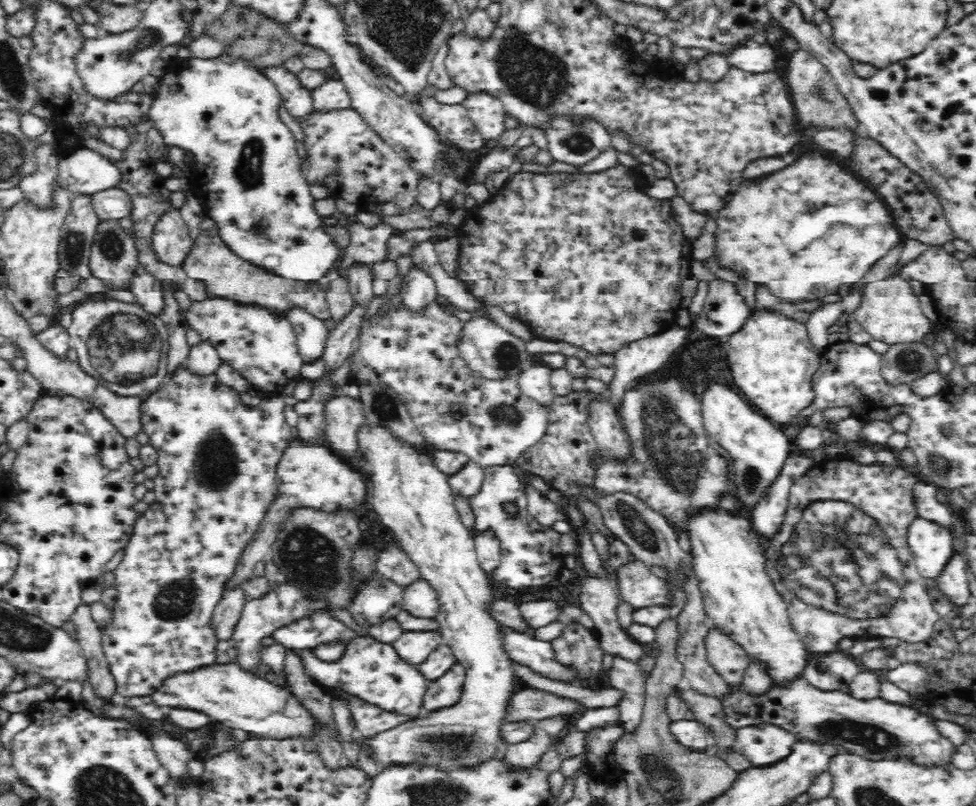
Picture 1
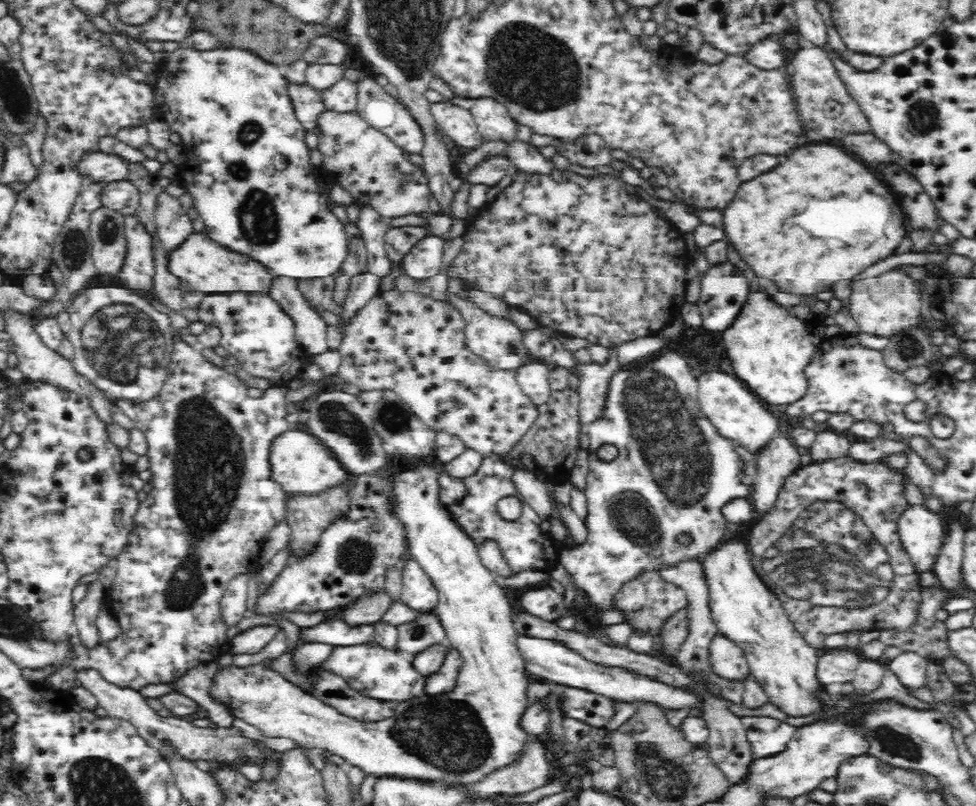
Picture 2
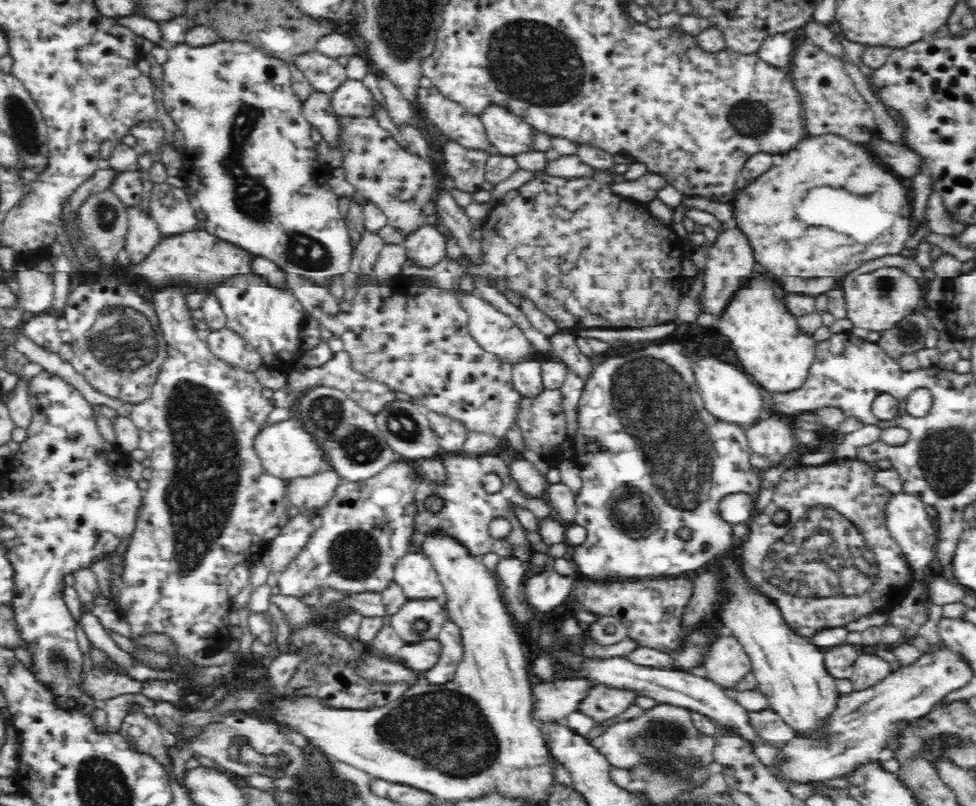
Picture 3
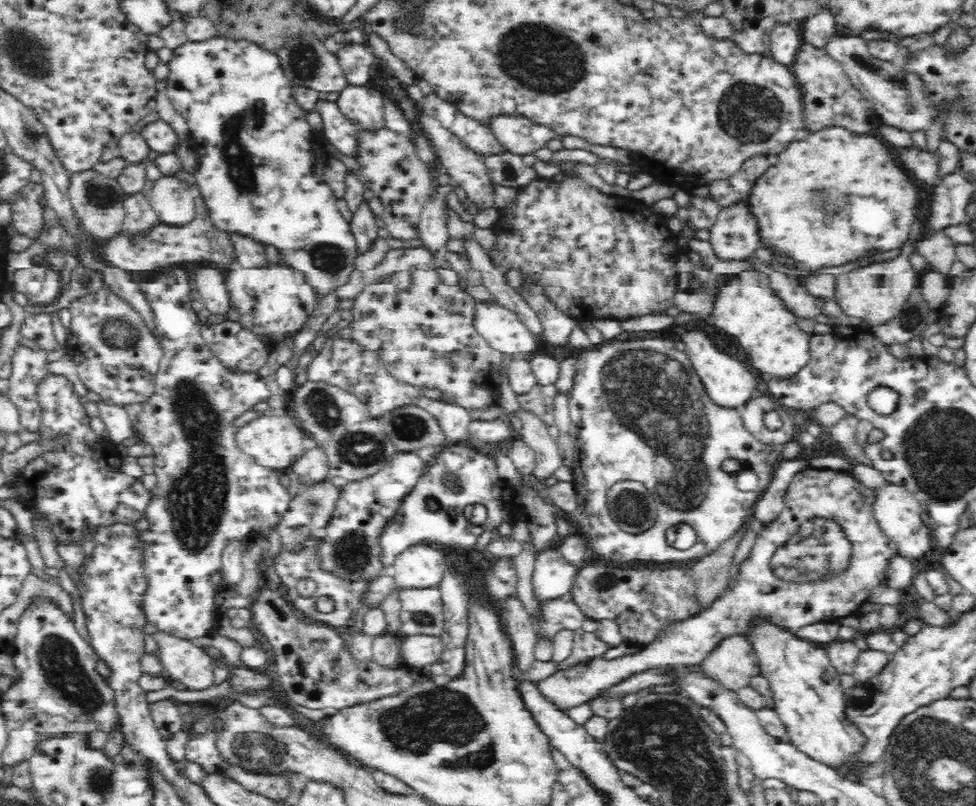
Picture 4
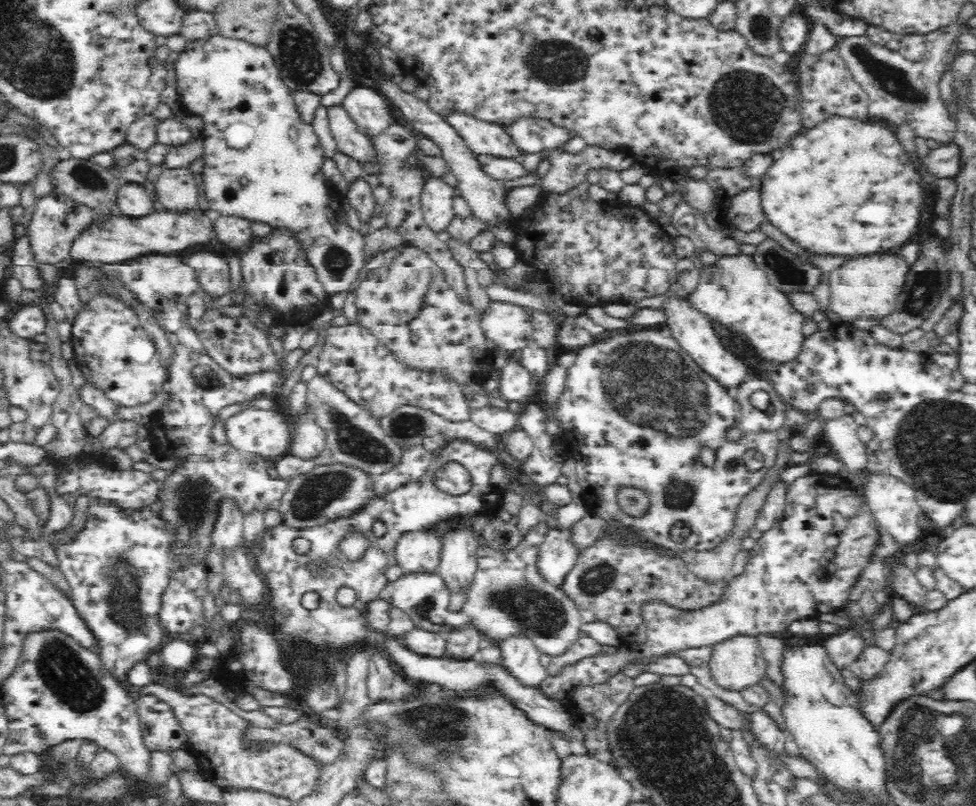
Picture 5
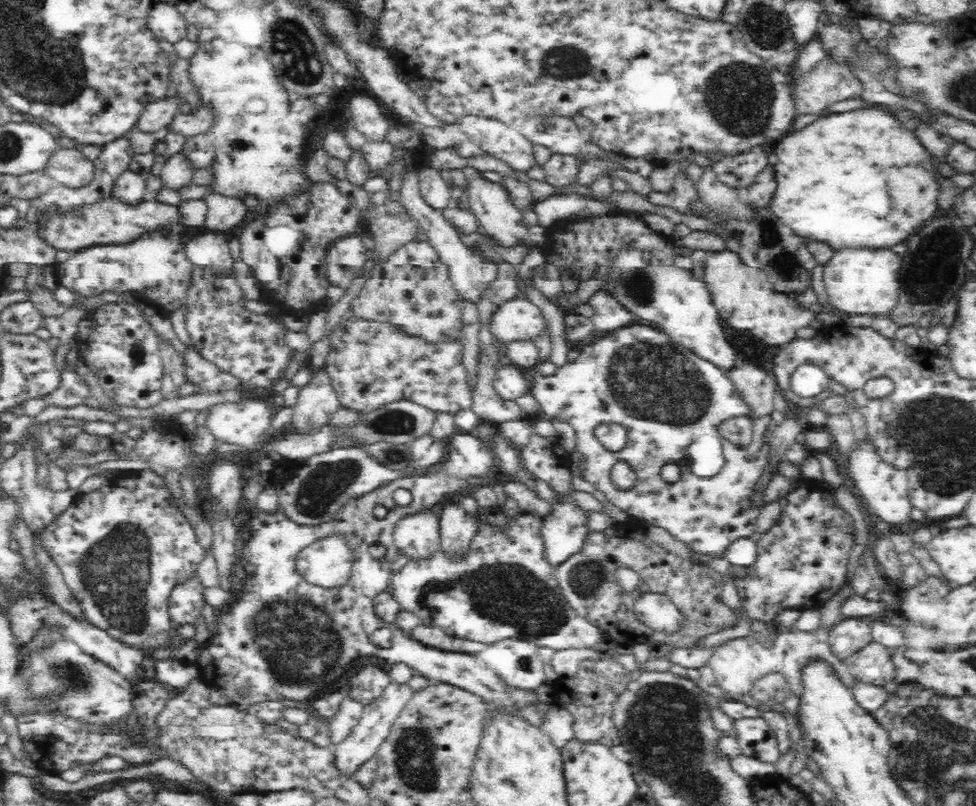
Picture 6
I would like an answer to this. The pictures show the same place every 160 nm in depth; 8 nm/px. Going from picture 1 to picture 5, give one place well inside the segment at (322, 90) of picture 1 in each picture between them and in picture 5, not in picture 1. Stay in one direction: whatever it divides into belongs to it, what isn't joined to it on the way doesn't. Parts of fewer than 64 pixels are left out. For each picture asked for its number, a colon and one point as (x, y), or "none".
2: (343, 97)
3: (353, 99)
4: (365, 107)
5: (369, 110)

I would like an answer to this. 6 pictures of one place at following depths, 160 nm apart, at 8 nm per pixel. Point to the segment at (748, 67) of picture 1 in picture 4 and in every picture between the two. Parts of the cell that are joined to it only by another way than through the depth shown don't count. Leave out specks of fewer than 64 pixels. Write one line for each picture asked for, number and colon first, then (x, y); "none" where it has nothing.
2: (769, 53)
3: (779, 49)
4: (785, 40)

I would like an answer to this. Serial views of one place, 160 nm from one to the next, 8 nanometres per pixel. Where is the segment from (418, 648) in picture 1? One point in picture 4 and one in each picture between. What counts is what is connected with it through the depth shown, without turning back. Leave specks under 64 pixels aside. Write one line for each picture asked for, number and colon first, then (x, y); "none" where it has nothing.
2: (426, 629)
3: (418, 619)
4: (422, 608)

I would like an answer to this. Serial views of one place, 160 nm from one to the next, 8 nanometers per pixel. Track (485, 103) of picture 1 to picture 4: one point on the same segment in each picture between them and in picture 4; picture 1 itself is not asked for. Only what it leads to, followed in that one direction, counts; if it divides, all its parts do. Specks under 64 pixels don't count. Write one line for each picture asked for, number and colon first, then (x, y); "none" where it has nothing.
2: (494, 122)
3: (510, 135)
4: (520, 135)

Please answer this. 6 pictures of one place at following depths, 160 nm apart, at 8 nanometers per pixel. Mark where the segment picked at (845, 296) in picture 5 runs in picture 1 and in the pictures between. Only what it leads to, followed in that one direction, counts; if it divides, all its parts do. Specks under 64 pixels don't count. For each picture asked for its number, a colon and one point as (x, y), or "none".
1: (889, 310)
2: (883, 305)
3: (877, 300)
4: (874, 293)

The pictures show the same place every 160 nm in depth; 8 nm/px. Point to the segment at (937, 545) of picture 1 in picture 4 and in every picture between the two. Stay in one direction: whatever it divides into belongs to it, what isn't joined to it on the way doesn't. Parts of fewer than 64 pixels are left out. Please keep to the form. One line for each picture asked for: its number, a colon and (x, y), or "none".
2: (921, 532)
3: (906, 520)
4: (897, 511)

